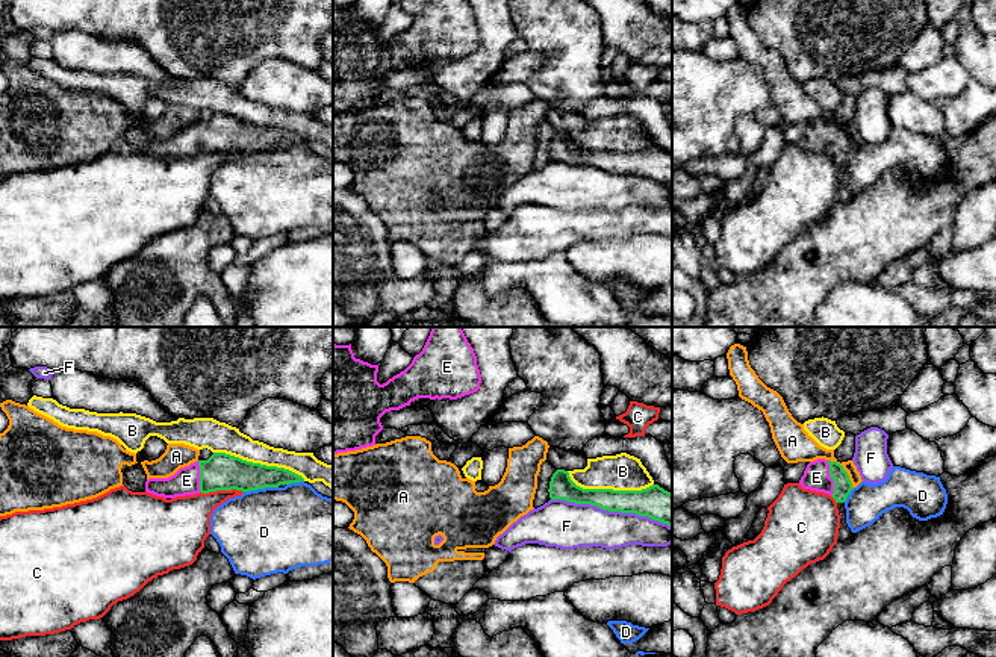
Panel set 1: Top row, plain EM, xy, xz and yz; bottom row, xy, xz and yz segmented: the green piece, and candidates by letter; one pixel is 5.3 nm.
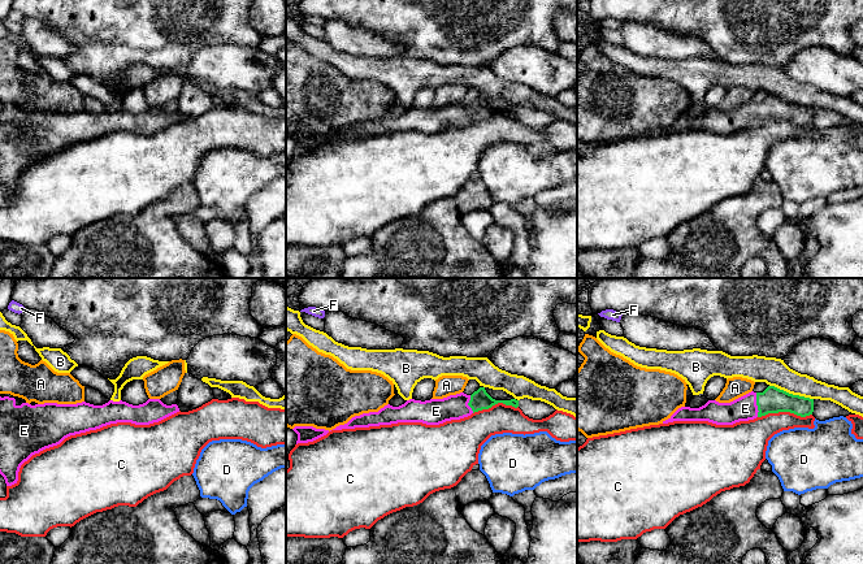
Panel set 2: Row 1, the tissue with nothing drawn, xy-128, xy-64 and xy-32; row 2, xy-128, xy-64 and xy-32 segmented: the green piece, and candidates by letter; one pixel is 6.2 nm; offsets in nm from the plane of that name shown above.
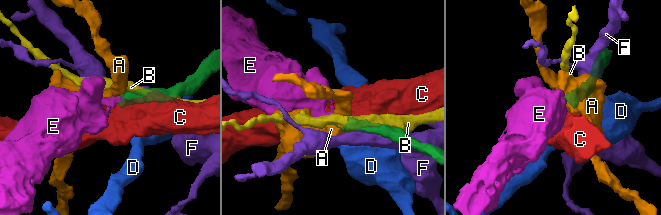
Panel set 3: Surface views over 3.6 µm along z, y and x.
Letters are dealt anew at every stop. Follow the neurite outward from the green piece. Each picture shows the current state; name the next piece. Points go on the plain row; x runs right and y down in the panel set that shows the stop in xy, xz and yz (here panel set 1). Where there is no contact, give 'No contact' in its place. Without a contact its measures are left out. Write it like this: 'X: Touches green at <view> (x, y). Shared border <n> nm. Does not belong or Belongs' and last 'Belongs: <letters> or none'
A: Touches green at yz (845, 132). Shared border 200 nm. Does not belong
B: Touches green at xy (259, 124). Shared border 500 nm. Does not belong
C: Touches green at xy (221, 150). Shared border 240 nm. Does not belong
D: Touches green at xy (261, 149). Shared border 190 nm. Does not belong
E: Touches green at yz (831, 138). Shared border 190 nm. Belongs
F: Touches green at xz (612, 171). Shared border 650 nm. Does not belong
Belongs: E

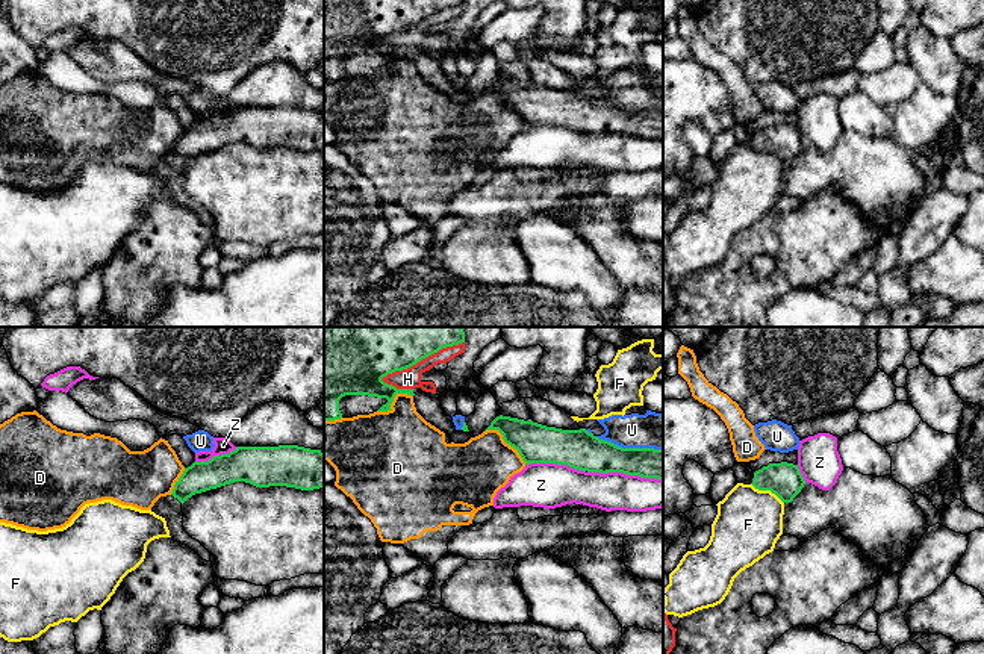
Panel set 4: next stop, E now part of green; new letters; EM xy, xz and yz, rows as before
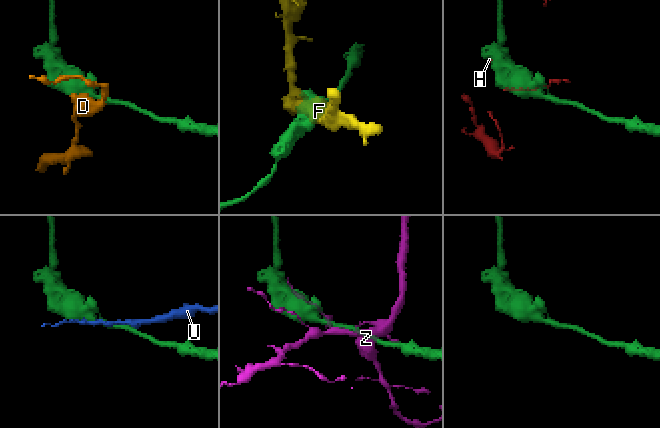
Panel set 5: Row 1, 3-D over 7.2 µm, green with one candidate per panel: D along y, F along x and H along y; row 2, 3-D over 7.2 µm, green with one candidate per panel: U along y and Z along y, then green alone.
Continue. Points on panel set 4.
D: Touches green at xz (506, 103). Shared border 280 nm. Does not belong
F: Touches green at yz (768, 150). Shared border 200 nm. Does not belong
H: Touches green at xz (421, 20). Shared border 500 nm. Does not belong
U: Touches green at xz (629, 109). Shared border 360 nm. Does not belong
Z: Touches green at xz (625, 133). Shared border 400 nm. Does not belong
Belongs: none

